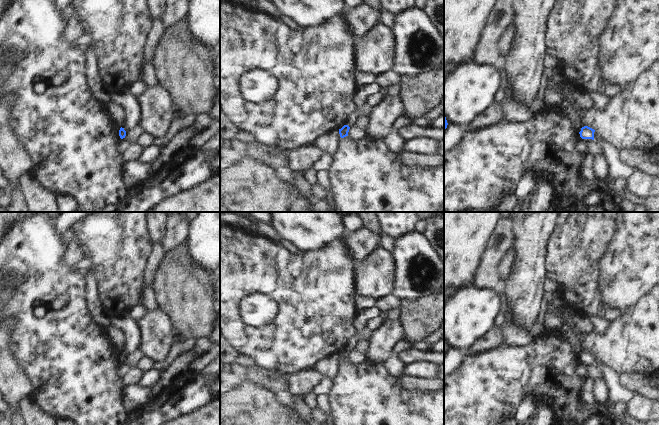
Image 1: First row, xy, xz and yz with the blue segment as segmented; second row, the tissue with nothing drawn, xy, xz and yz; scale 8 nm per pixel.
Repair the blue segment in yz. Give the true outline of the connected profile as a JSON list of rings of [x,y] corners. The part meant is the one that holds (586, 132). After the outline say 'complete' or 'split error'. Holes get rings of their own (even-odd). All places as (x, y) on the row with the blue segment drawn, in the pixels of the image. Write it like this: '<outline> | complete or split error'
[[[584,126],[581,128],[581,131],[579,132],[580,137],[582,139],[592,139],[594,140],[594,132],[595,130],[588,127],[588,126]]] | complete

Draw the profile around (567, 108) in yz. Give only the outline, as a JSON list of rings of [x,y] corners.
[[[562,96],[560,108],[565,115],[567,115],[568,117],[570,117],[573,120],[577,131],[580,132],[581,128],[583,127],[581,120],[580,120],[574,106],[563,96]]]

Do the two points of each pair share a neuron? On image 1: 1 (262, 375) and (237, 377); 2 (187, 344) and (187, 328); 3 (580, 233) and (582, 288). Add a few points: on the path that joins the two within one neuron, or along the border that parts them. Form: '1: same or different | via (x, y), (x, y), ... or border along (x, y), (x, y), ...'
1: same | via (256, 375), (243, 375)
2: different | border along (195, 338), (188, 337), (185, 339)
3: same | via (580, 247), (580, 271), (582, 274)

